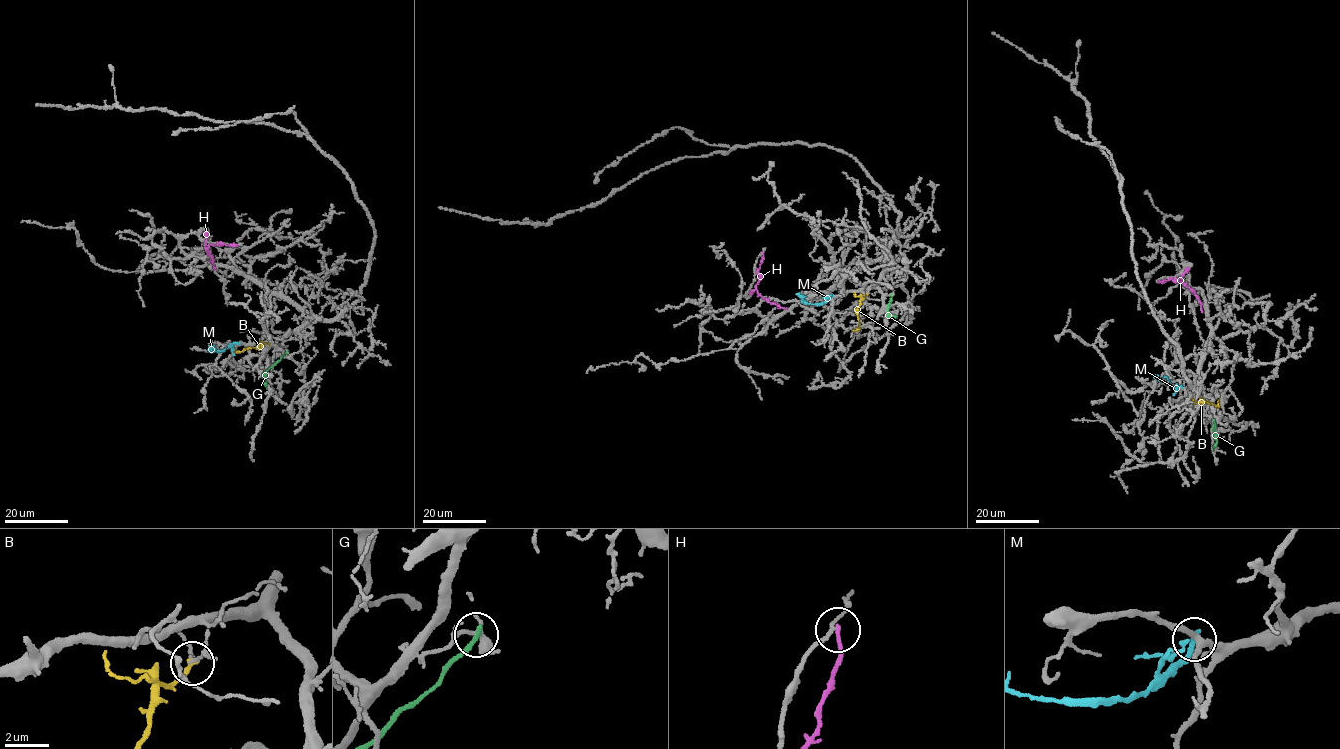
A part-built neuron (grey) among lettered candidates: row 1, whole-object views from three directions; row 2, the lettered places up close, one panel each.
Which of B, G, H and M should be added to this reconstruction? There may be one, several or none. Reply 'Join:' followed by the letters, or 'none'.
Join: none

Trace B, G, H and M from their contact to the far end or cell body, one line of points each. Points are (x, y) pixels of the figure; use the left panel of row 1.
B: (269, 344), (240, 352), (232, 346)
G: (286, 352), (266, 370), (267, 388)
H: (236, 245), (222, 243), (207, 246), (215, 270)
M: (239, 343), (217, 351), (210, 346), (210, 351), (213, 348), (214, 352)

